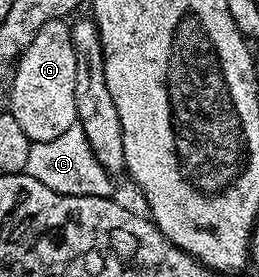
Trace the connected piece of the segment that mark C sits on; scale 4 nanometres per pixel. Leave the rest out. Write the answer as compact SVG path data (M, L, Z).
M76 122L60 137L52 137L52 141L31 143L28 153L28 165L25 174L36 177L40 185L48 185L58 195L72 197L110 197L115 194L111 172L96 161L92 147L88 145L88 137L84 137L84 129Z

